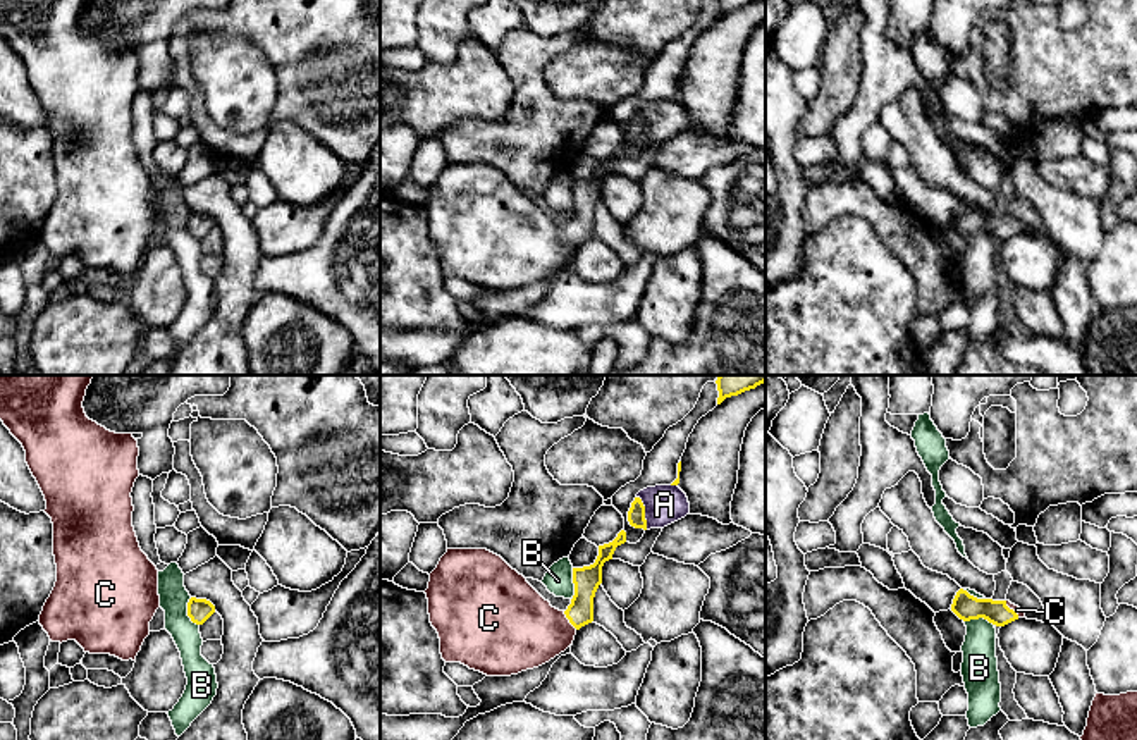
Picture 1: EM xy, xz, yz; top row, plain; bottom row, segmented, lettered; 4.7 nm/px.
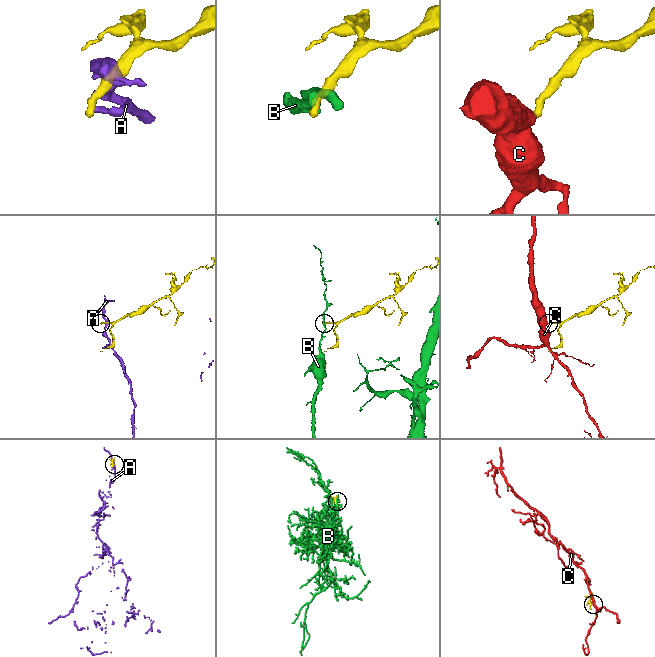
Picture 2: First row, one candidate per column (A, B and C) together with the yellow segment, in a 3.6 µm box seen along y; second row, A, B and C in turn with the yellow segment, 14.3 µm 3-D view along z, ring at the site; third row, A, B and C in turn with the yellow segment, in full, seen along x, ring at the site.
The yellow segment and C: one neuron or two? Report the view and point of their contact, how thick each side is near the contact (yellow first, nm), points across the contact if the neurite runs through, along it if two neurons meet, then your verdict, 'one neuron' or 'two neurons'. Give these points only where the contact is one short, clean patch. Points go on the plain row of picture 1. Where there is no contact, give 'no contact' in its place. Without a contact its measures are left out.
xz (568, 233) | 120/380 nm | across xz (580, 226), (568, 233), (558, 243), (516, 243) | one neuron

